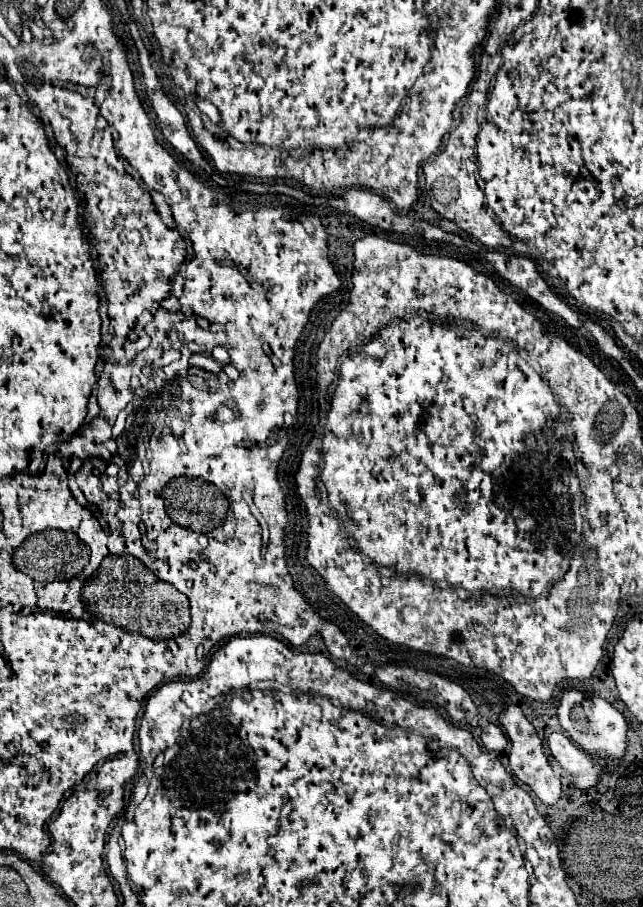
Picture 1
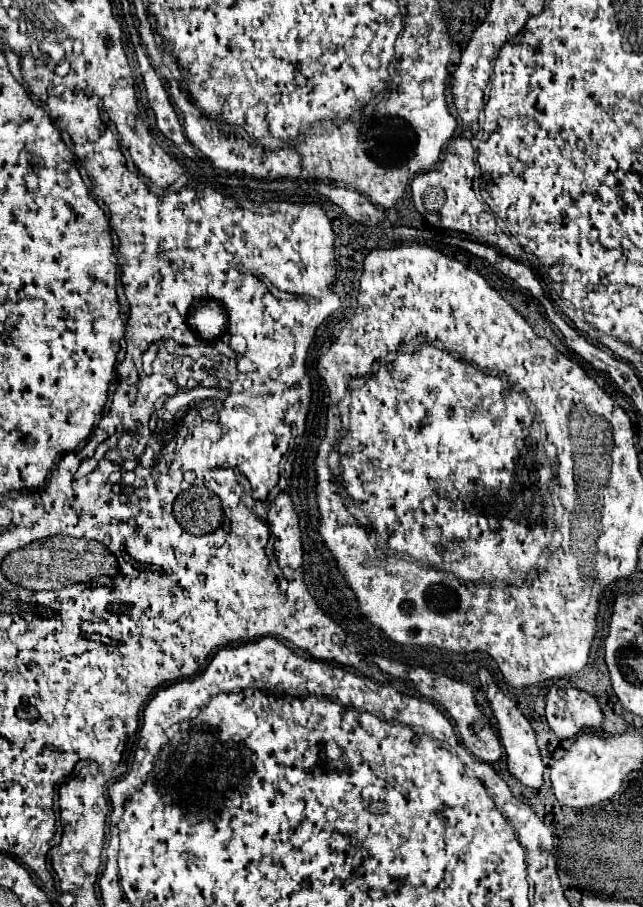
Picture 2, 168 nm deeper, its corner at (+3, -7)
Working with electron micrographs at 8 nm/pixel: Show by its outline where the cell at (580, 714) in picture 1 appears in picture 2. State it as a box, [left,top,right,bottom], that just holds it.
[546,686,604,740]

